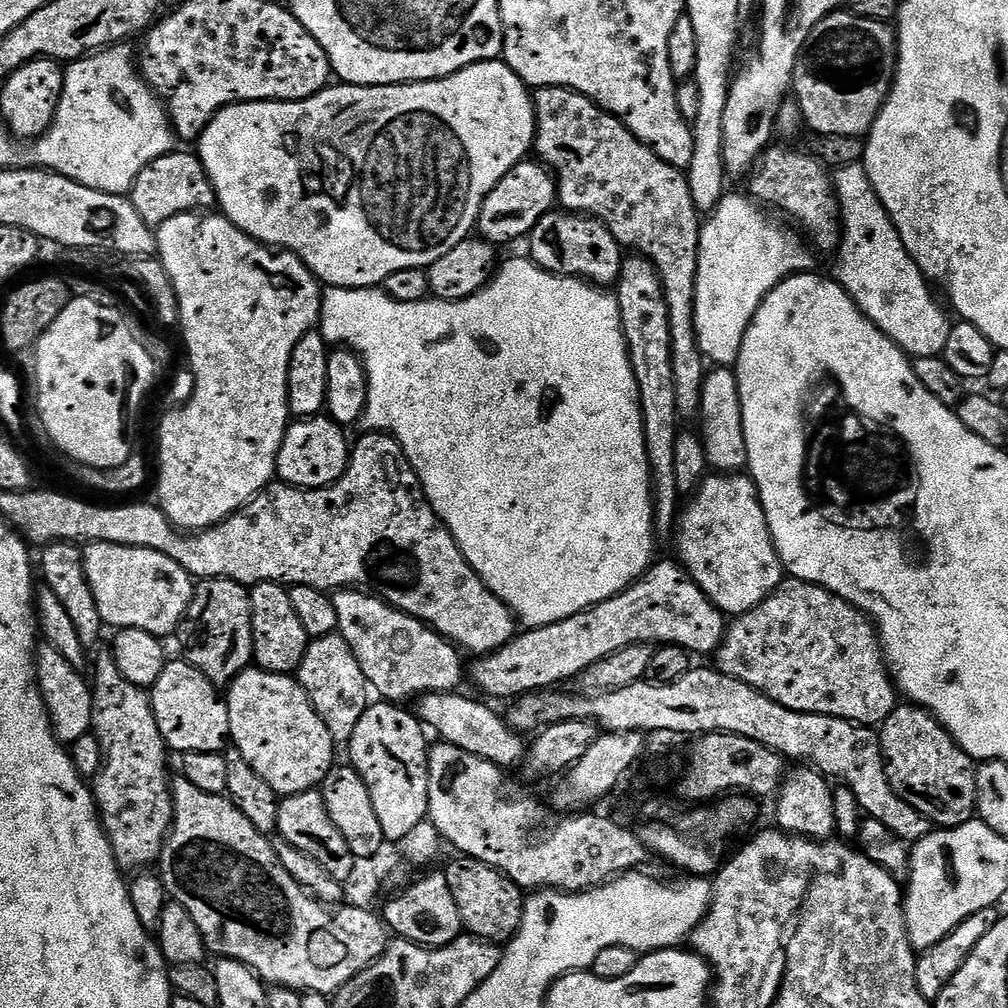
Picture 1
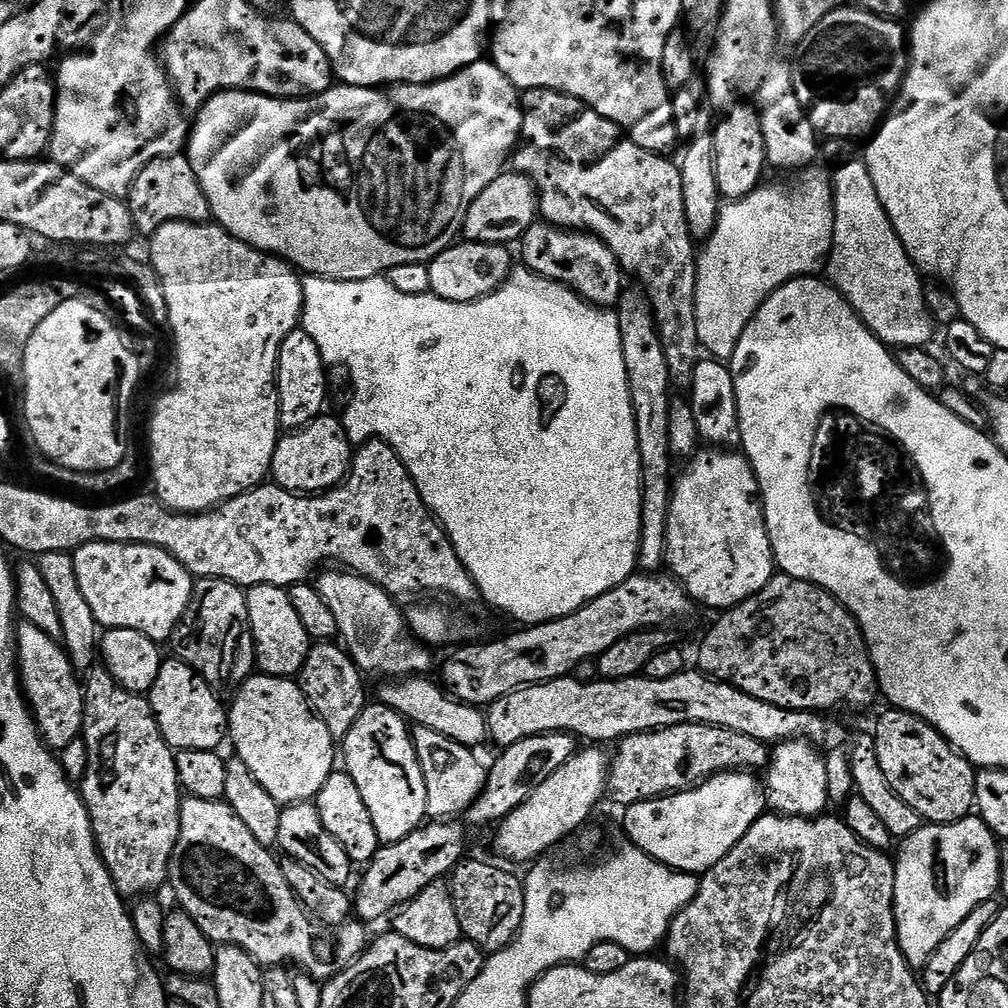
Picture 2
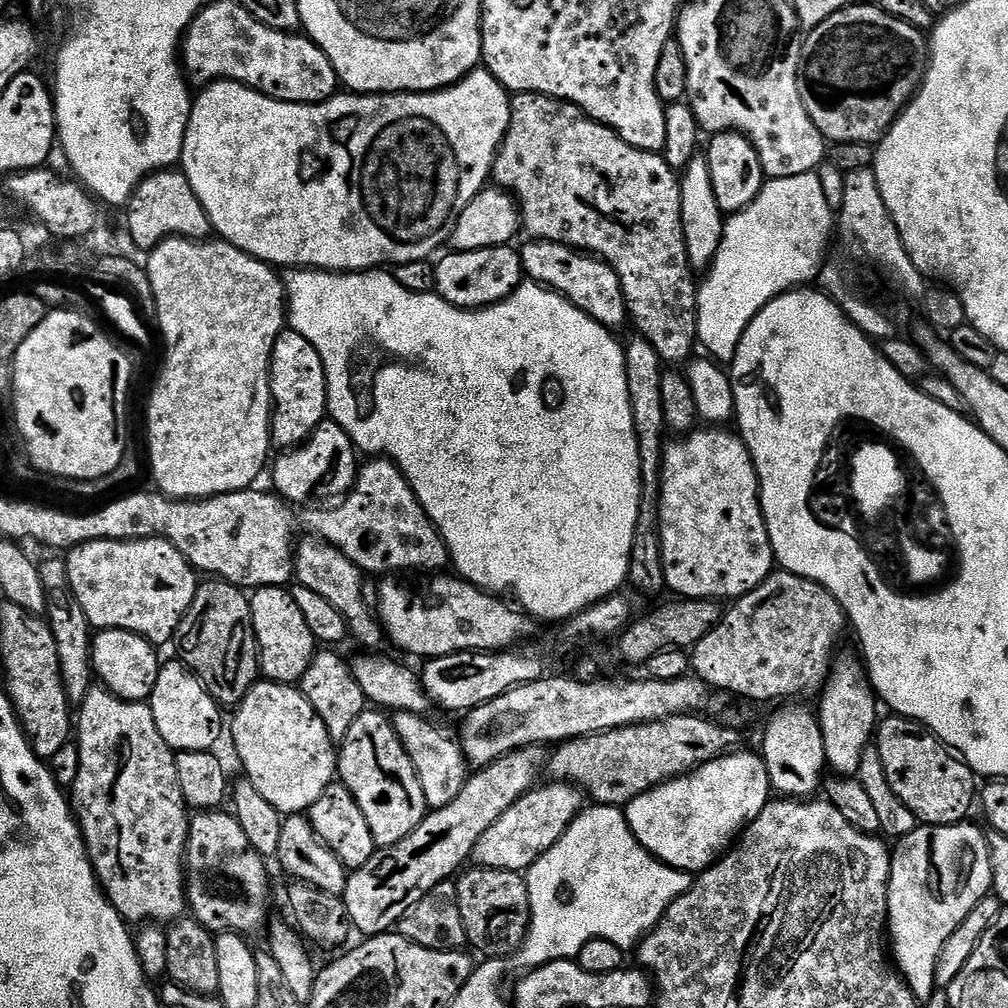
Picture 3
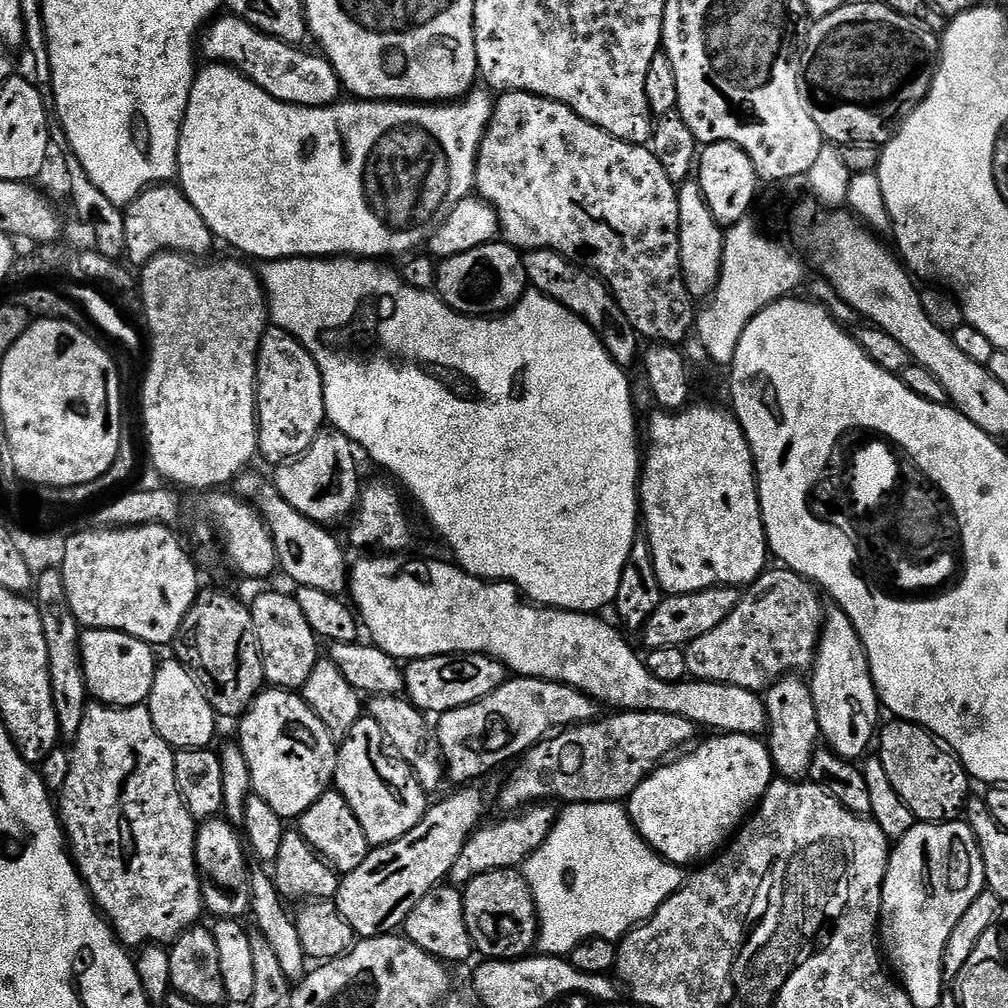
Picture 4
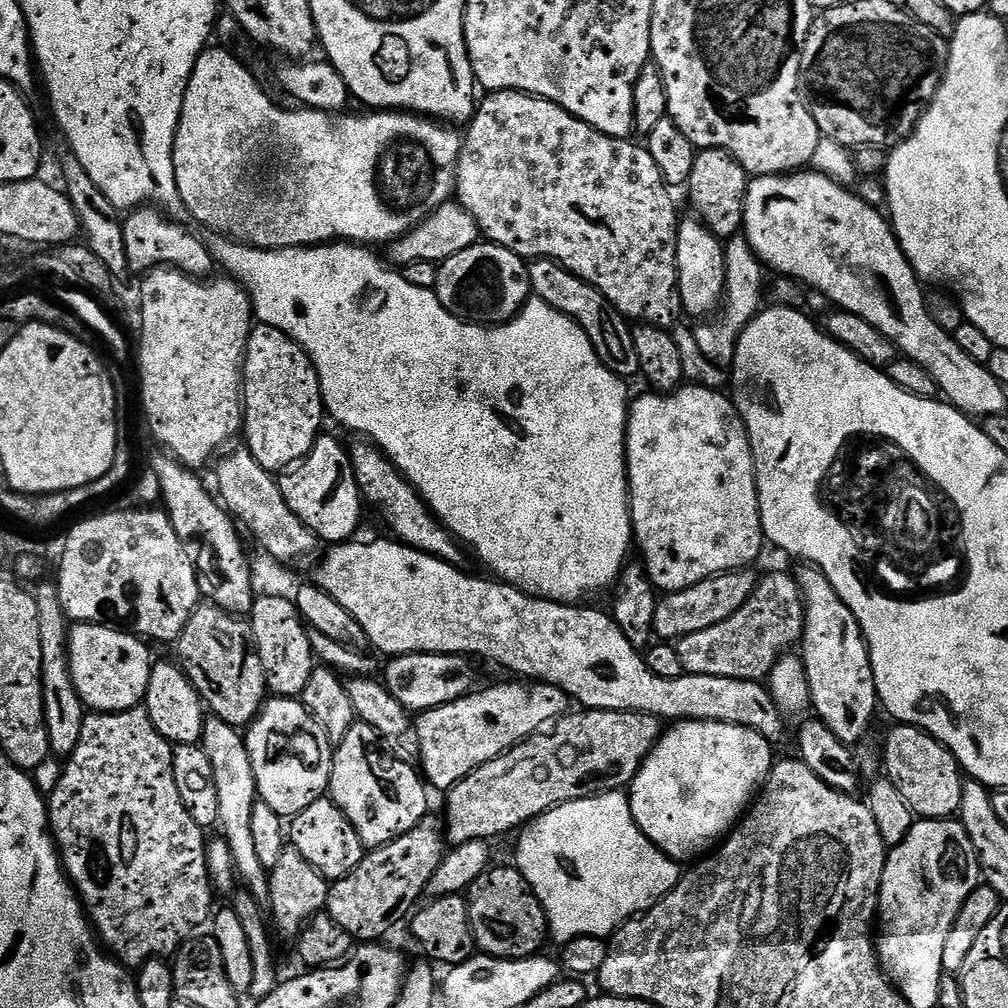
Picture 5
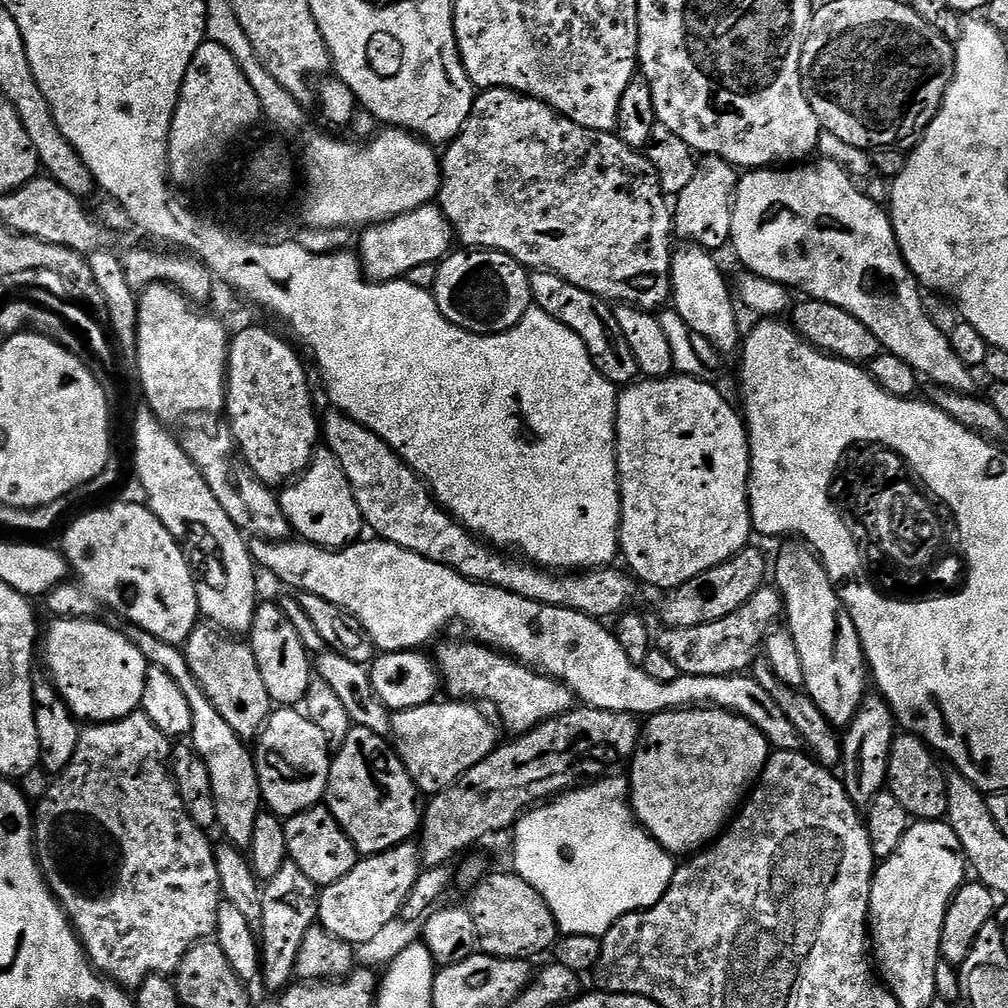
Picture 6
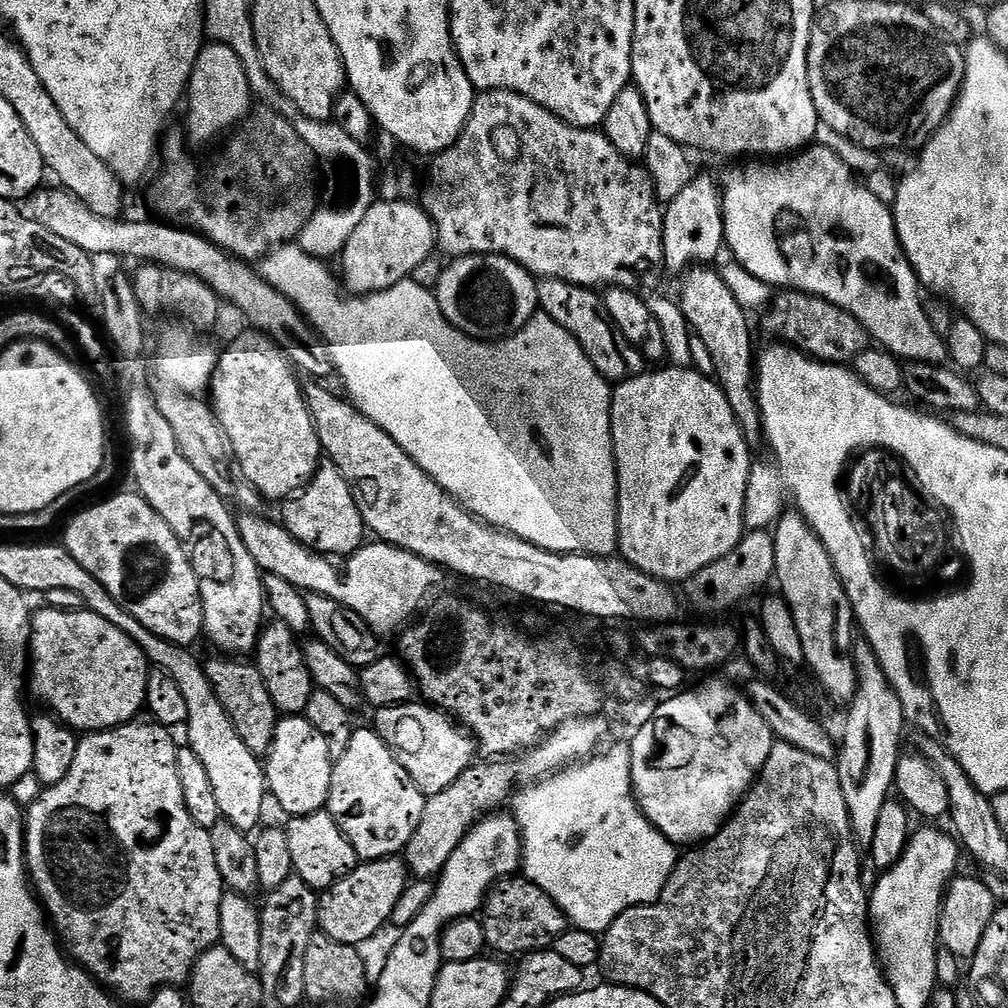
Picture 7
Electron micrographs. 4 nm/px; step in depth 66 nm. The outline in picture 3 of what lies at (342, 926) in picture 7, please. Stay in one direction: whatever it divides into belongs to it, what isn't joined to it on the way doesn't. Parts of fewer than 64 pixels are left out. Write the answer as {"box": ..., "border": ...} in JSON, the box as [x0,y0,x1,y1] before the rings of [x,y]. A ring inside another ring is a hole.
{"box":[342,744,548,938],"border":[[[531,744],[473,771],[454,802],[429,811],[402,842],[380,848],[366,866],[355,869],[348,877],[342,897],[353,929],[364,938],[393,931],[406,910],[413,908],[443,880],[452,880],[472,860],[478,838],[541,779],[540,771],[545,771],[548,757],[545,745]]]}

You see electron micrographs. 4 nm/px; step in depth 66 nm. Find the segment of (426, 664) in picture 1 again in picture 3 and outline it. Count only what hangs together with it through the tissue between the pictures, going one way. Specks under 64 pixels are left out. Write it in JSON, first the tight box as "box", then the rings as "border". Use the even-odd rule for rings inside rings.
{"box":[292,538,386,649],"border":[[[319,538],[308,539],[312,540],[301,539],[294,548],[292,567],[295,583],[306,590],[314,590],[314,594],[322,594],[322,598],[326,598],[330,606],[336,607],[338,614],[342,614],[351,622],[350,632],[354,640],[356,636],[358,643],[368,647],[365,649],[379,649],[376,647],[382,642],[385,643],[386,633],[379,619],[373,616],[373,605],[371,608],[367,598],[364,597],[365,573],[361,572],[360,567],[350,562],[350,558],[346,558],[346,554],[339,552],[333,544],[327,544],[325,540]]]}

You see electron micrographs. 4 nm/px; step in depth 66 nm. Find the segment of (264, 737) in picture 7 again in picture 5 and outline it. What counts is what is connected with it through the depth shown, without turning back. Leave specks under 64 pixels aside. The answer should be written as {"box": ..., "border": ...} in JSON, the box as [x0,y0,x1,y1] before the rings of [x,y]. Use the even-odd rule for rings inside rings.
{"box":[174,602,269,730],"border":[[[211,602],[197,607],[182,634],[174,641],[175,659],[204,701],[207,711],[237,730],[247,729],[269,699],[262,658],[247,619]]]}

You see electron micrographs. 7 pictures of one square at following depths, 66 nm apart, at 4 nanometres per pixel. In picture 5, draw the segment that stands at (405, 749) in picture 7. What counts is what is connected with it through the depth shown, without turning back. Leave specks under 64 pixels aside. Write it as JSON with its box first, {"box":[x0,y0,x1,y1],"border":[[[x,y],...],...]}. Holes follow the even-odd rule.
{"box":[414,682,570,789],"border":[[[539,682],[516,683],[520,684],[481,687],[446,706],[431,708],[415,717],[414,739],[420,747],[418,764],[423,779],[433,789],[454,787],[462,778],[478,770],[478,766],[486,766],[486,762],[506,754],[527,736],[534,735],[543,724],[557,720],[569,711],[570,698],[562,689]]]}

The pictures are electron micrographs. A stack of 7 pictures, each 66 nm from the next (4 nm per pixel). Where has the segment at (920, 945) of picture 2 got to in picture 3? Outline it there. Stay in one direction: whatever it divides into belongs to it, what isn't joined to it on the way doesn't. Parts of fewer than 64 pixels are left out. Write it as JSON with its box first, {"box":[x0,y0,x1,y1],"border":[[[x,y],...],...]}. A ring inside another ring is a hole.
{"box":[887,822,992,1002],"border":[[[961,822],[959,824],[942,824],[939,826],[918,826],[908,836],[899,837],[897,844],[900,845],[894,848],[892,852],[892,873],[888,883],[887,931],[887,935],[890,937],[890,956],[900,975],[907,982],[908,988],[921,1002],[927,1002],[932,996],[932,991],[937,991],[936,960],[942,954],[942,946],[946,946],[946,938],[950,938],[950,934],[954,934],[954,930],[958,930],[958,926],[962,926],[966,914],[970,914],[970,910],[974,910],[974,906],[978,906],[978,902],[982,897],[992,892],[992,859],[988,853],[988,837],[983,827],[980,829],[978,825],[972,823]]]}

